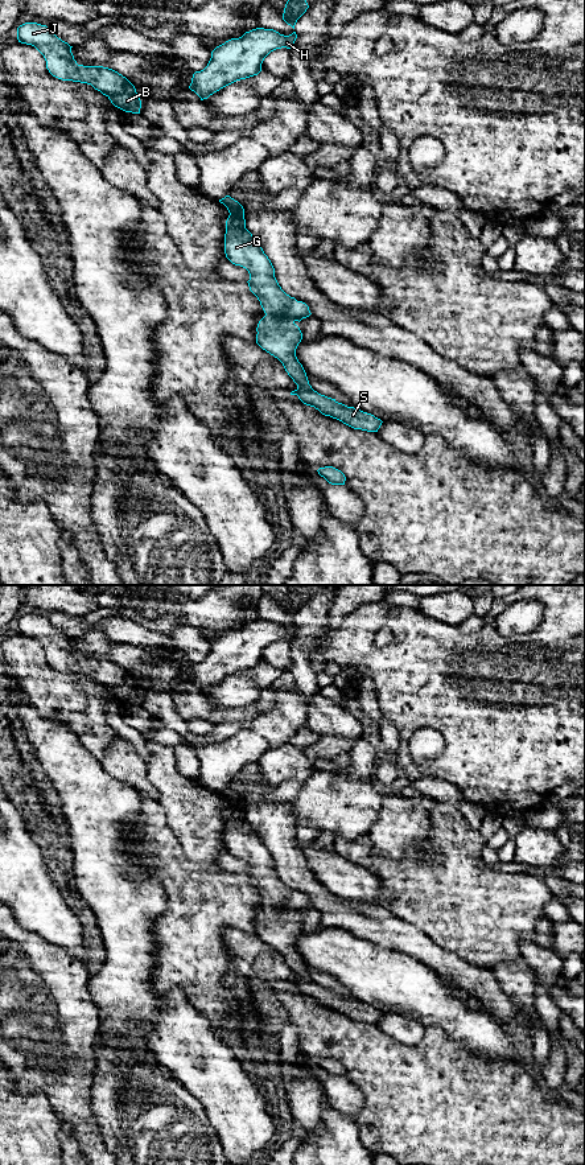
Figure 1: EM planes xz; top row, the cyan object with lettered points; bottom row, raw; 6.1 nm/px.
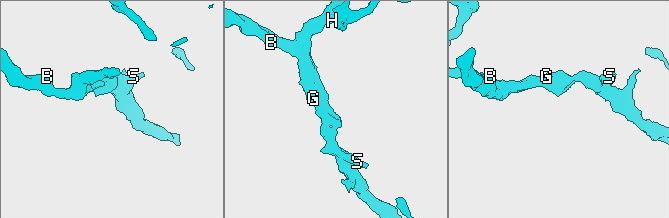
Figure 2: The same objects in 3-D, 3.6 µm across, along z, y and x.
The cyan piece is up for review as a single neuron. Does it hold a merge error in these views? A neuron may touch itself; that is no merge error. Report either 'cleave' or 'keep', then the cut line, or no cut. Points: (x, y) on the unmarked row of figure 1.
keep; cut none

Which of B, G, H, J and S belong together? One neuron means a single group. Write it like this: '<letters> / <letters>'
B G H J S

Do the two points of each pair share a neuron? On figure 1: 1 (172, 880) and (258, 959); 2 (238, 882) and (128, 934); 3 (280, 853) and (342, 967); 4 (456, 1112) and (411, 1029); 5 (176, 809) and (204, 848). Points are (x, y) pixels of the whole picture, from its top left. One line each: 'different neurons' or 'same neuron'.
1: different neurons
2: different neurons
3: different neurons
4: different neurons
5: same neuron

